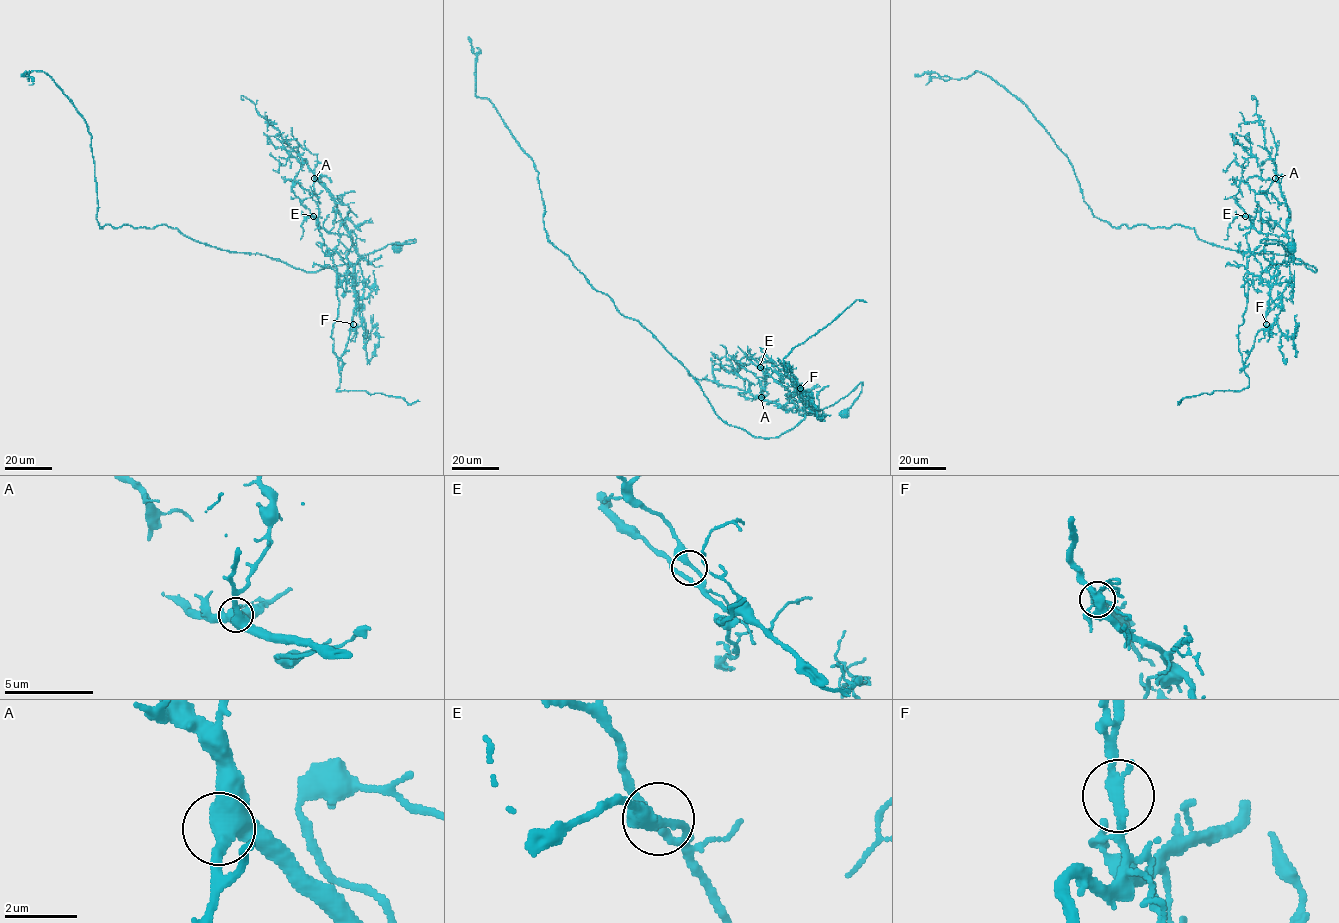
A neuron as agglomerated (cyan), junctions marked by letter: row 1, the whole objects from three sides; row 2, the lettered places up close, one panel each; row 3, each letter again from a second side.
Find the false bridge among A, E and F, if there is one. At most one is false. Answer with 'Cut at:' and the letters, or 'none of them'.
Cut at: F

